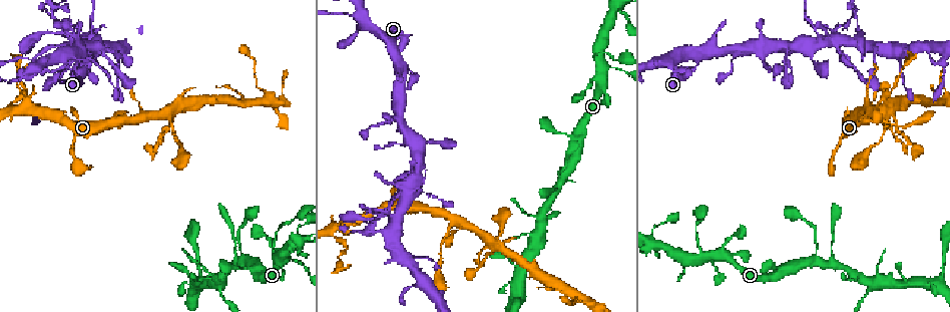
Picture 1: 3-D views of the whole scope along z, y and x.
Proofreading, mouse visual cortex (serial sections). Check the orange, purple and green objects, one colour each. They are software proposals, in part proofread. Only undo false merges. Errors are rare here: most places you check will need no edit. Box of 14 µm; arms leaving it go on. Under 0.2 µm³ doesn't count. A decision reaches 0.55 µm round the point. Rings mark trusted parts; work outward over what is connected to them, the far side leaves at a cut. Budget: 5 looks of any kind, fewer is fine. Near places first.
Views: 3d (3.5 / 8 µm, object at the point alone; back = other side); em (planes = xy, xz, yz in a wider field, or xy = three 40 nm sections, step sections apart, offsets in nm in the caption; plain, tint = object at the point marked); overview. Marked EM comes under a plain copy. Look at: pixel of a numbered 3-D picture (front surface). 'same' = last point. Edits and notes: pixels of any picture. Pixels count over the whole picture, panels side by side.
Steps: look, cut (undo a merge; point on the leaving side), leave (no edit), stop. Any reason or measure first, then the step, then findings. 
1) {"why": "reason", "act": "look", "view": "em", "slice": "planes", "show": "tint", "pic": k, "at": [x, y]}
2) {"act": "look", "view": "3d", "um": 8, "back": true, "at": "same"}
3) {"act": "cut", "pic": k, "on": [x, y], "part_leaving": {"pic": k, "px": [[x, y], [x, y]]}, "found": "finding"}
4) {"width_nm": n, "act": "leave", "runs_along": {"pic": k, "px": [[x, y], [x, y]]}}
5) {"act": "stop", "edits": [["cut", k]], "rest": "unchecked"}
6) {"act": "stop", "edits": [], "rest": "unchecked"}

{"why": "abrupt turn", "act": "look", "view": "3d", "um": 8, "pic": 1, "at": [852, 13]}

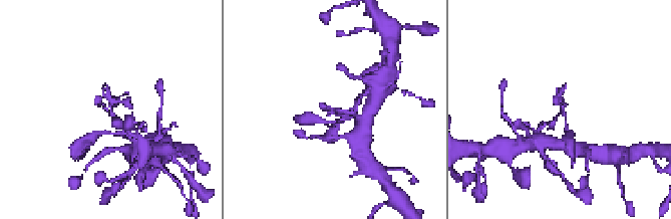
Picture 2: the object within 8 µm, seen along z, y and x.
{"why": "now the EM", "act": "look", "view": "em", "slice": "xy", "step": 3, "show": "tint", "pic": 2, "at": [562, 110]}

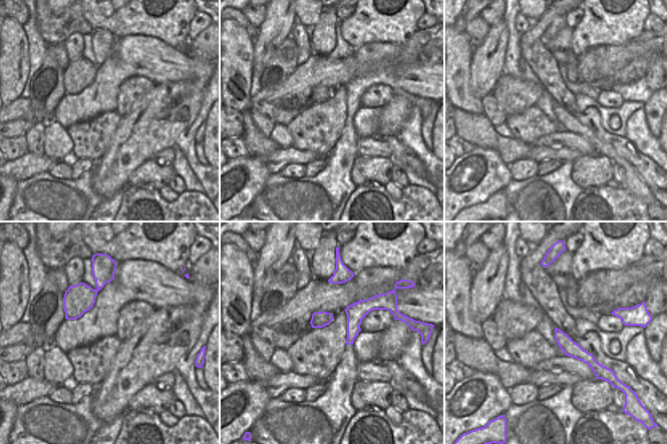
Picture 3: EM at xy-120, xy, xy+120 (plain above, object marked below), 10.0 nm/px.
{"act": "leave", "runs_along": {"pic": 2, "px": [[128, 131], [111, 108], [115, 101], [132, 105]]}, "found": "all the same cell"}

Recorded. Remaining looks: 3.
{"why": "small branch off a trunk", "act": "look", "view": "3d", "um": 3.5, "pic": 1, "at": [600, 60]}

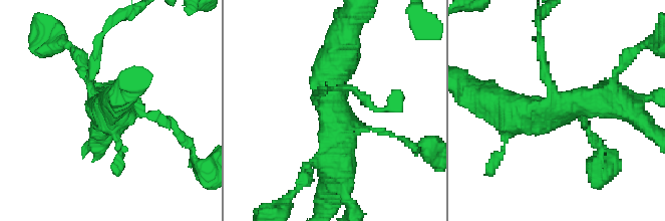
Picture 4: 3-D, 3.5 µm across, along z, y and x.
{"arms": 4, "arm_widths_nm": [100, 150, 500, 500], "act": "look", "view": "em", "slice": "xy", "step": 5, "show": "tint", "pic": 4, "at": [554, 107]}

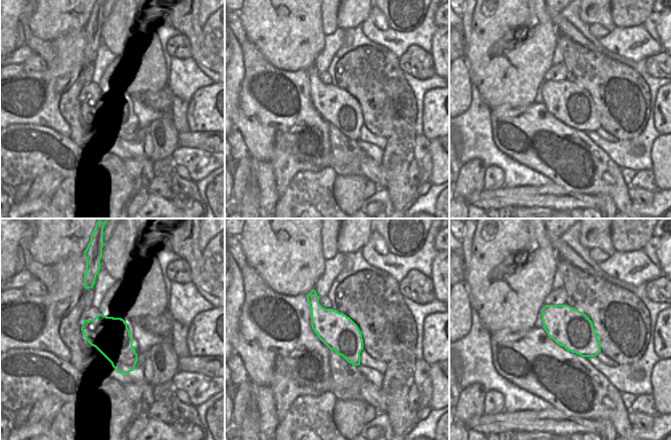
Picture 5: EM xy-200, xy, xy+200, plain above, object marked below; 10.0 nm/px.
{"act": "leave", "runs_along": {"pic": 4, "px": [[338, 173], [332, 69], [341, 44]]}, "found": "all the same cell"}

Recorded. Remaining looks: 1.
{"act": "stop", "edits": [], "rest": "unchecked"}

